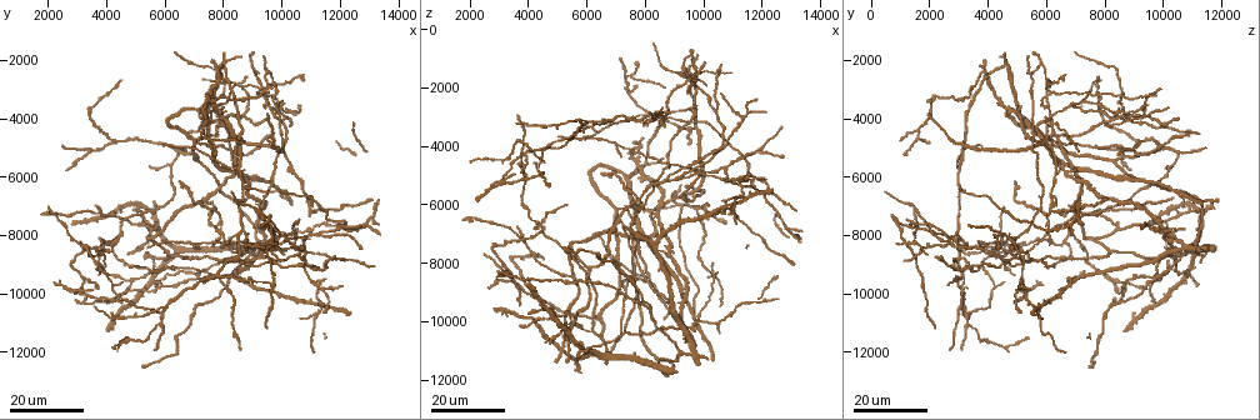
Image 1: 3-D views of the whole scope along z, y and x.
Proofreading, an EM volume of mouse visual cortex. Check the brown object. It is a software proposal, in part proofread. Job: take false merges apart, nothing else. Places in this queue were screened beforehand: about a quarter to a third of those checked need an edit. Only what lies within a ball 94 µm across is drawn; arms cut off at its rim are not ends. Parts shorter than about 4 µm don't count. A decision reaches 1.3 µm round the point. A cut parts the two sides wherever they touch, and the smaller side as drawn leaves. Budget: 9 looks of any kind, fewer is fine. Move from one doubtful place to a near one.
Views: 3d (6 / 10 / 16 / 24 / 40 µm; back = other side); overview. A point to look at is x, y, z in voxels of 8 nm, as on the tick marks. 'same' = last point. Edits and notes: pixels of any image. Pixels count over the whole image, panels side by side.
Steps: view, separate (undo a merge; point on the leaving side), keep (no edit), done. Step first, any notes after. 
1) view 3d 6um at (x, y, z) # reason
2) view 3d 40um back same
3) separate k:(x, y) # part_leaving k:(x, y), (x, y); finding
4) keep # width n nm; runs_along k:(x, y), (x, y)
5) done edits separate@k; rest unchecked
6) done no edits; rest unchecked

view 3d 24um at (6900, 4900, 6100) # four or more arms meet

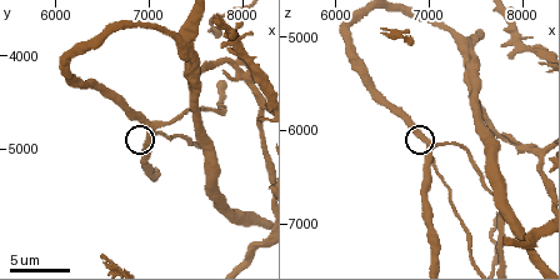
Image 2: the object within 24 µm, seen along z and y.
view 3d 6um at (7050, 4800, 6200) # closer look

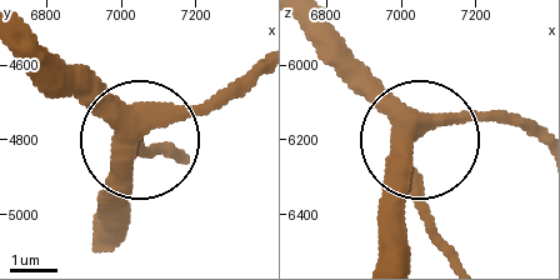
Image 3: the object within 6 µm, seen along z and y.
keep # width 390 nm; runs_along 3:(24, 39), (73, 64), (144, 128), (235, 91); one cell here

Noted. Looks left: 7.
view 3d 24um at (11200, 9200, 3000) # branch point

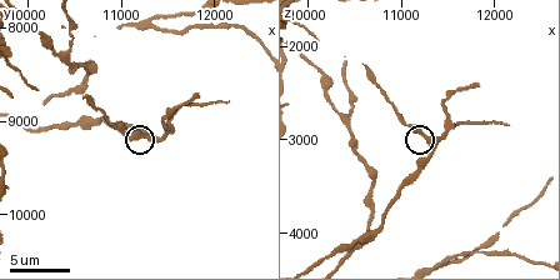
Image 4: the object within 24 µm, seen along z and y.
view 3d 10um at (11350, 9200, 3000)

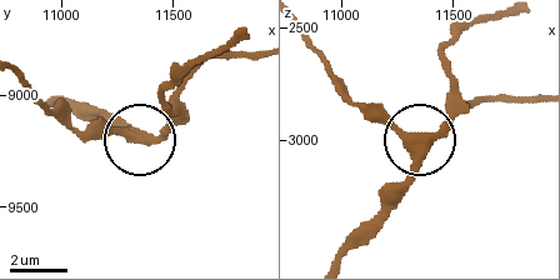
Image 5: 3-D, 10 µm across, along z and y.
keep # arms 3; runs_along 5:(51, 98), (106, 111), (146, 140), (188, 121); all the same cell

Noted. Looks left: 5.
view 3d 24um at (8500, 5700, 2900)

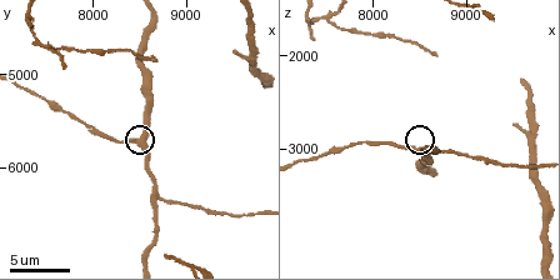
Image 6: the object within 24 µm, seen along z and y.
view 3d 10um at (8400, 5700, 2950)

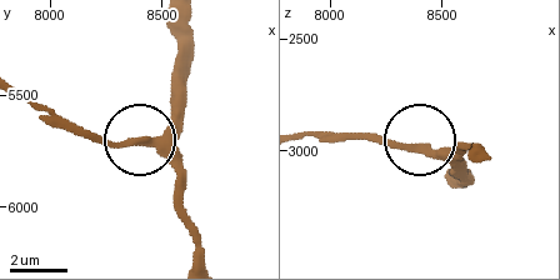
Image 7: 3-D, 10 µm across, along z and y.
keep # runs_along 7:(170, 21), (176, 108), (163, 129), (98, 143), (58, 129); all the same cell

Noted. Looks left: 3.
view 3d 16um at (7500, 4700, 1600) # a fork

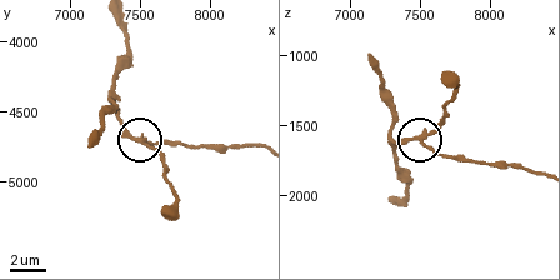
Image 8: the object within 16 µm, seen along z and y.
view 3d 10um at (7520, 4720, 1580)

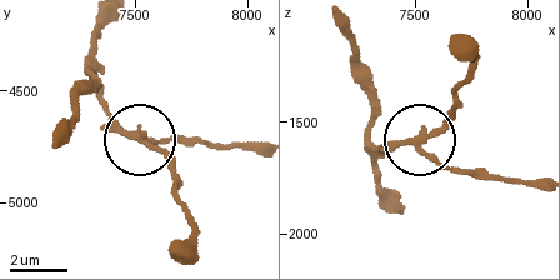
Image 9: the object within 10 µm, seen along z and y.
separate 9:(185, 143) # side_arm 6 um; part_leaving 9:(426, 155), (460, 170), (539, 184); a second cell is stuck on

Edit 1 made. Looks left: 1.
done edits separate@9; rest unchecked

